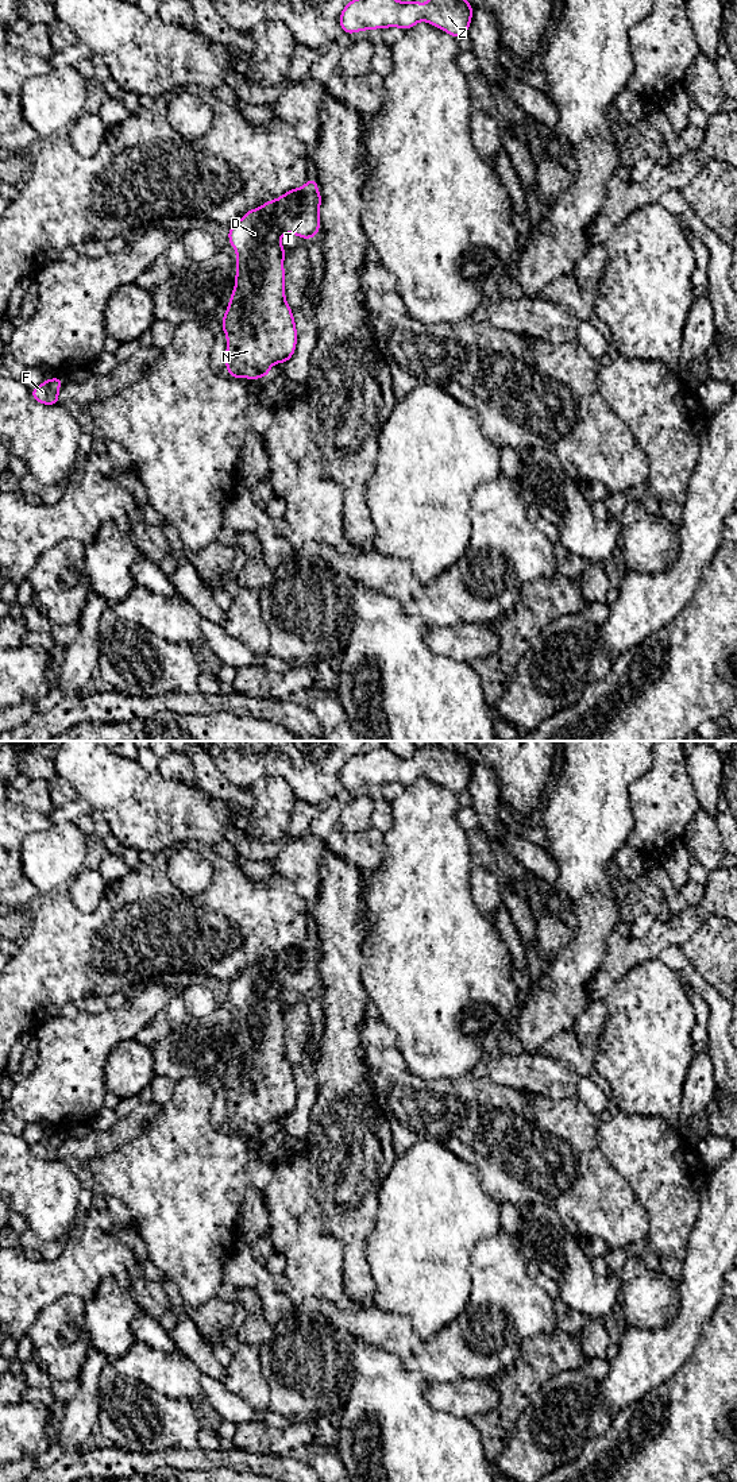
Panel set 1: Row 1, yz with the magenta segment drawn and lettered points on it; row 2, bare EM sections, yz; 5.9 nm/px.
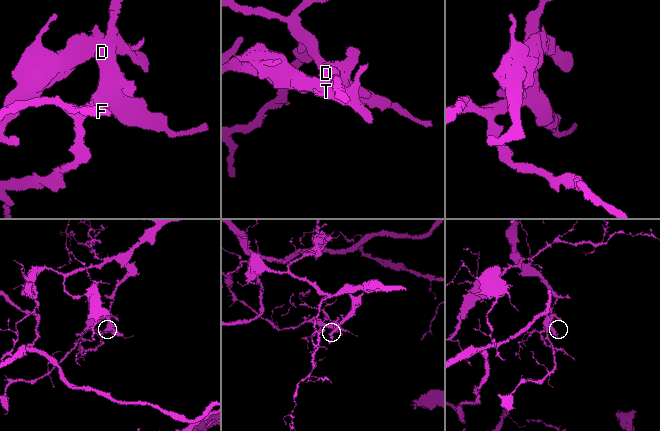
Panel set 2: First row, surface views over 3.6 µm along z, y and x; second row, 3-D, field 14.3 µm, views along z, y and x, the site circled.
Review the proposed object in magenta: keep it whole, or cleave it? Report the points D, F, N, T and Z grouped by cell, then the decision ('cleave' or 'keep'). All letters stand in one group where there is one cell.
groups D F N Z / T; cleave

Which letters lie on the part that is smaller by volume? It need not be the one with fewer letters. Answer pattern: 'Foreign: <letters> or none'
Foreign: T

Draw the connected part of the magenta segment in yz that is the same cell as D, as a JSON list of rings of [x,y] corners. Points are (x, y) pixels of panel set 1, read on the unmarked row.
[[[275,956],[247,966],[228,987],[228,996],[238,1011],[236,1033],[221,1082],[227,1092],[225,1124],[236,1136],[240,1131],[248,1136],[269,1132],[274,1119],[285,1122],[296,1107],[296,1078],[285,1054],[282,989]]]

